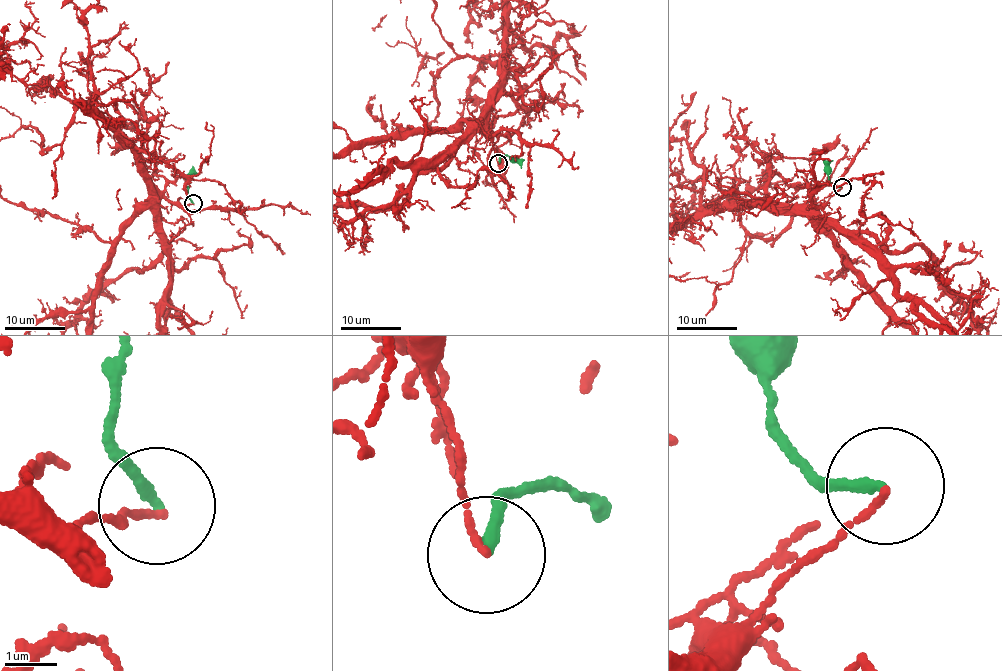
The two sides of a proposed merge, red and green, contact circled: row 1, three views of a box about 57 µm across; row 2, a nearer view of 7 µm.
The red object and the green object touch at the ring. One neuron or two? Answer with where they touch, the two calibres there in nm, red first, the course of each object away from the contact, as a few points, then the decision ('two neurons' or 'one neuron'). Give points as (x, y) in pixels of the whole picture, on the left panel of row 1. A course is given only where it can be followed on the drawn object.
(193, 203) | 130/180 nm | green via (192, 203), (187, 195), (190, 175), (199, 175) | two neurons

